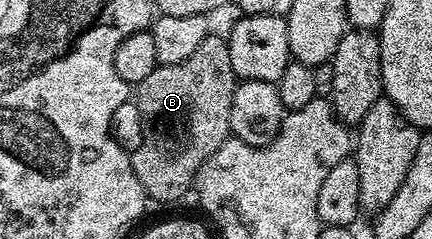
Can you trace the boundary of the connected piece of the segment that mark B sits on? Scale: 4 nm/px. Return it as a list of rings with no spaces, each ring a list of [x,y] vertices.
[[[215,32],[208,33],[207,39],[181,64],[165,64],[156,66],[145,80],[141,80],[133,90],[135,110],[143,121],[143,139],[136,150],[130,151],[133,172],[137,180],[141,180],[143,190],[148,199],[155,202],[175,202],[186,190],[192,189],[195,176],[201,164],[221,148],[221,144],[231,133],[231,109],[233,108],[233,92],[237,79],[233,72],[233,64],[229,64],[229,48],[226,37],[218,38]]]

